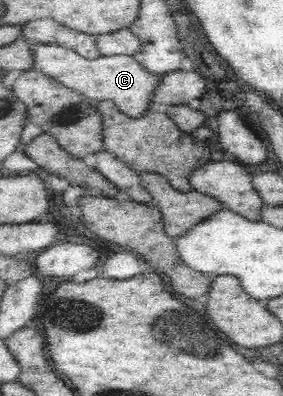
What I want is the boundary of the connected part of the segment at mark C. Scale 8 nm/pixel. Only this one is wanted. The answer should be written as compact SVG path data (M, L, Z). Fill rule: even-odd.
M33 44L37 56L34 69L42 70L48 75L72 89L76 89L95 101L111 100L122 109L124 114L132 118L142 118L150 112L158 86L162 86L164 75L150 71L142 65L135 56L120 54L119 56L101 56L101 58L88 59L78 55L74 50L62 47Z

